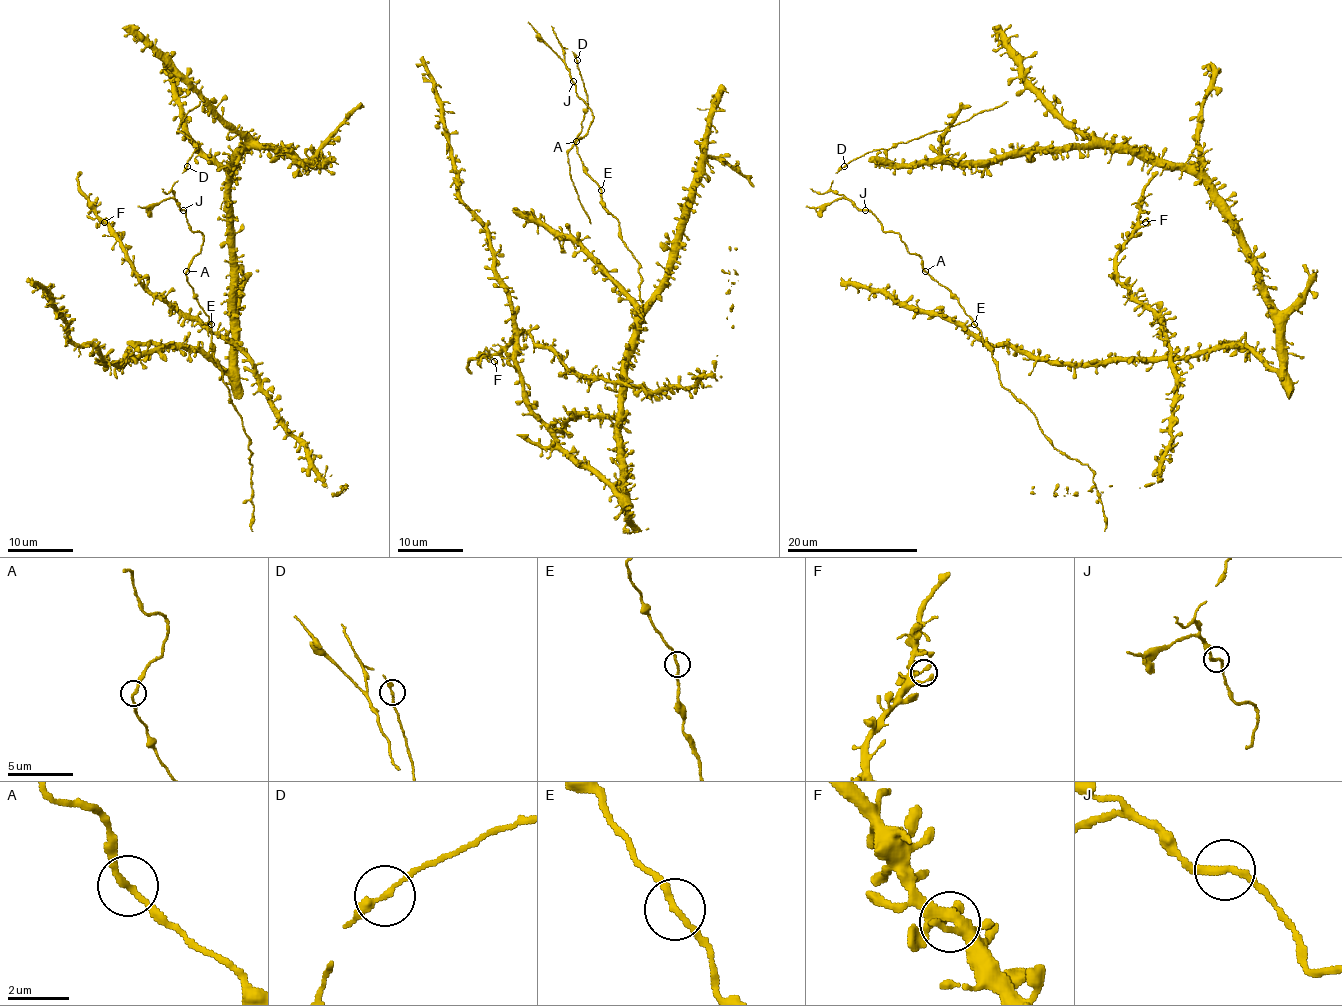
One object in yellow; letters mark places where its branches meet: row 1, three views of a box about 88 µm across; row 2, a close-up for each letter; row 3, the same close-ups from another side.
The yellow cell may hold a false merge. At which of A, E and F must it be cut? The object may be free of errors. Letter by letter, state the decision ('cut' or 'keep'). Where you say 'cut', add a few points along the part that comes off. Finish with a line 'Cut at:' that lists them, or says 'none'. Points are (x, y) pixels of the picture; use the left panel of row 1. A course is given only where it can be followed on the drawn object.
A: keep
E: keep
F: keep
Cut at: none

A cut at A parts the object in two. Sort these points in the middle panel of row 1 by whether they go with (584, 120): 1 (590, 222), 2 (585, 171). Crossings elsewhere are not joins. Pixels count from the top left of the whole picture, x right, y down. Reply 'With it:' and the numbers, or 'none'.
With it: 1

